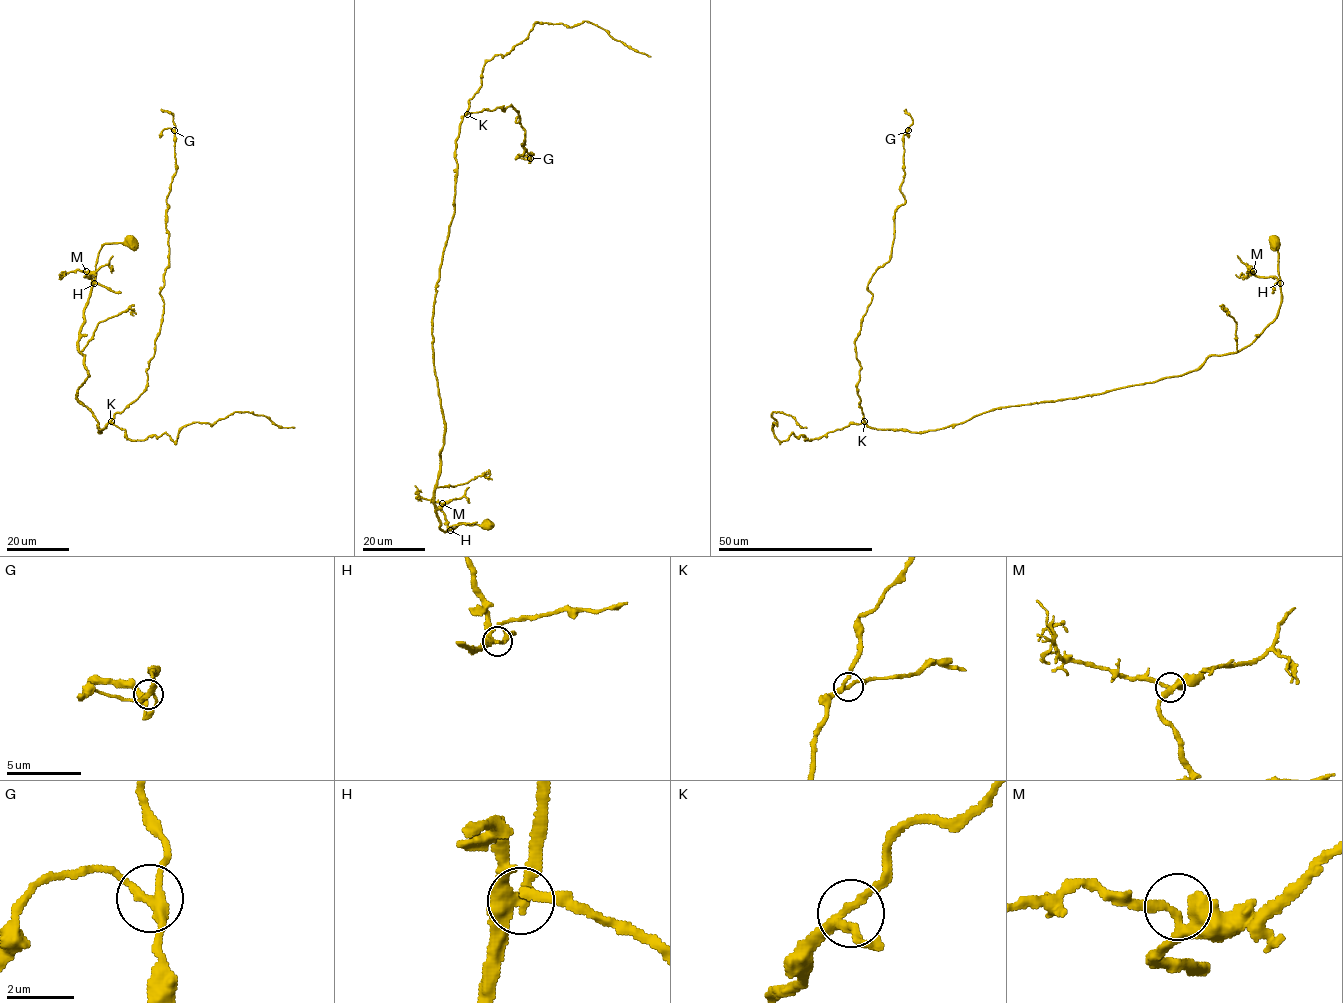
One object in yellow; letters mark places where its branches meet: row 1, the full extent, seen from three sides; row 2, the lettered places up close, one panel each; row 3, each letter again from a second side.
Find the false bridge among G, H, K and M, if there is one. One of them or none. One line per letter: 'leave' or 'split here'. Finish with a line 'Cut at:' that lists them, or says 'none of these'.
G: leave
H: leave
K: leave
M: leave
Cut at: none of these

